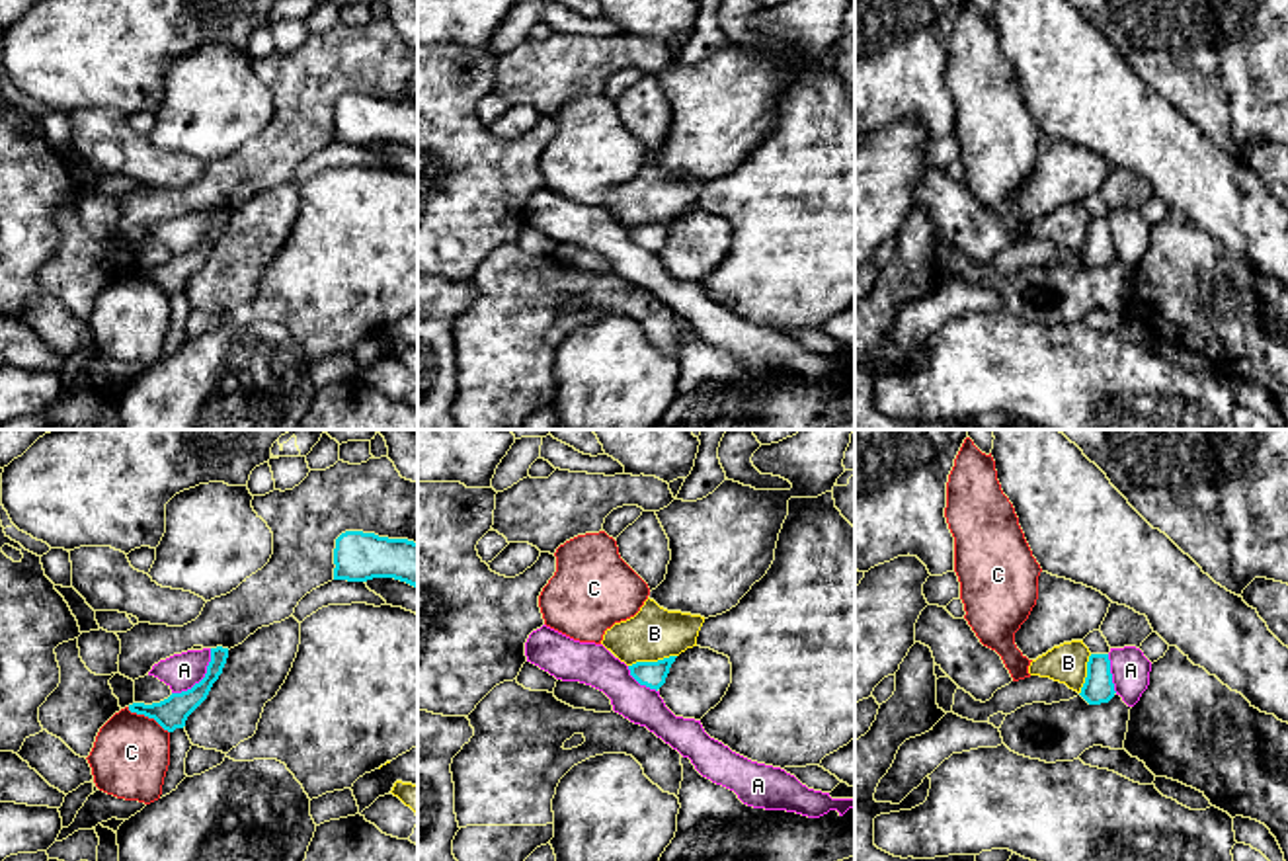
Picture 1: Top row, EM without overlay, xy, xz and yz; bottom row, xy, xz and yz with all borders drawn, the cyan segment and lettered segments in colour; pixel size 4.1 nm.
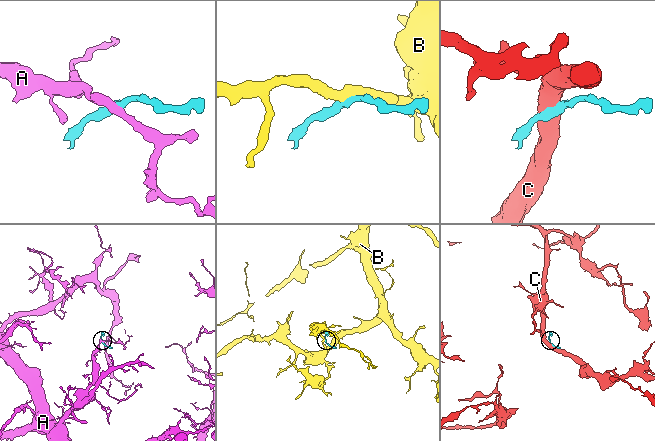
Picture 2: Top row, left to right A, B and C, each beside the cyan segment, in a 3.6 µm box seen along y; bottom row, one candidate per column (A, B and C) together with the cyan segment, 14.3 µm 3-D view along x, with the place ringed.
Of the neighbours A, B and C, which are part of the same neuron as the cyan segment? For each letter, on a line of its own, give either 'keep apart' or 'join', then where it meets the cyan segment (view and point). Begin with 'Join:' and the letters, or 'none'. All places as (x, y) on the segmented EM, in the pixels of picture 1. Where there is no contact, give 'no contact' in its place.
Join: none
A: keep apart; contact xy (203, 678)
B: keep apart; contact xz (652, 662)
C: keep apart; contact xy (149, 717)

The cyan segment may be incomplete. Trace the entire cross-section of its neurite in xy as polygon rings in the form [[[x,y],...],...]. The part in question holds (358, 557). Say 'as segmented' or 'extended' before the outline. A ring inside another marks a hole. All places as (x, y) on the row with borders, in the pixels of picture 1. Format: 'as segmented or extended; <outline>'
as segmented; [[[345,531],[336,539],[334,580],[394,578],[418,588],[418,543]]]

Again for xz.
as segmented; [[[669,656],[658,662],[636,662],[628,666],[630,676],[640,683],[650,689],[660,689],[665,683],[665,677],[669,674],[671,664],[675,662],[677,656]]]

